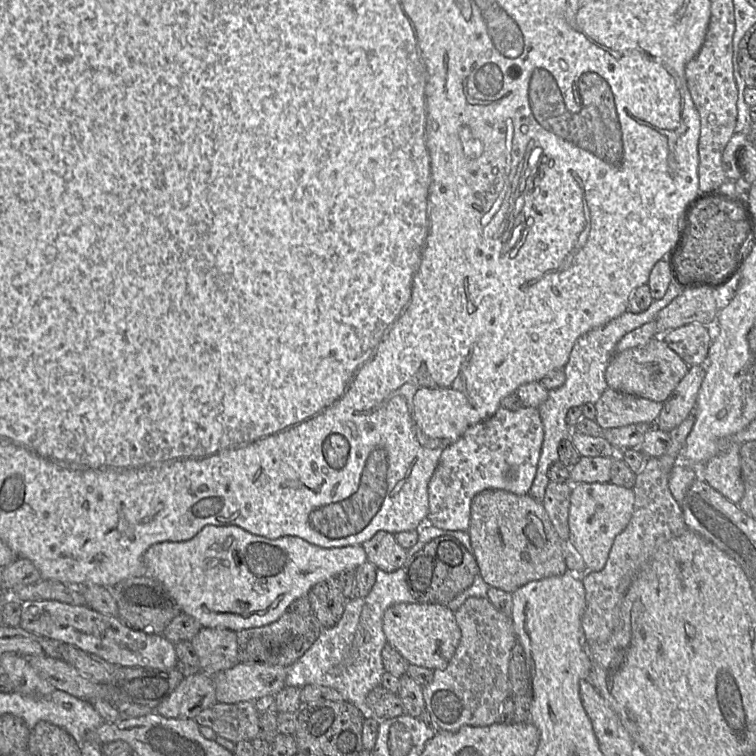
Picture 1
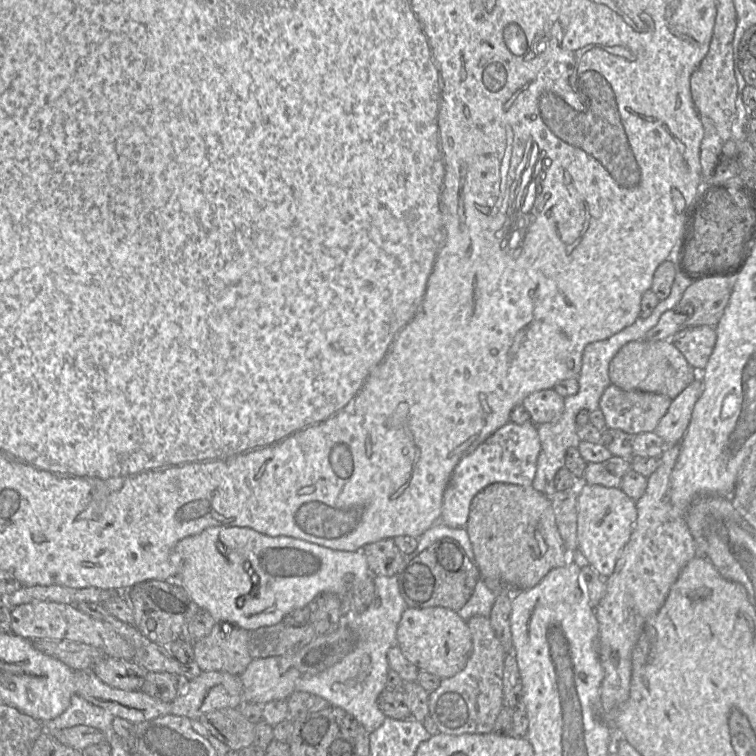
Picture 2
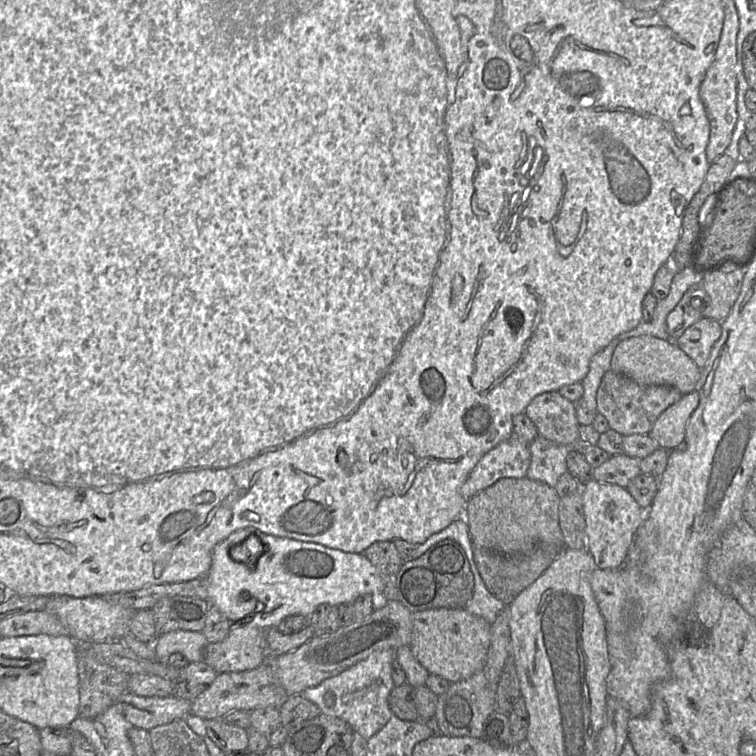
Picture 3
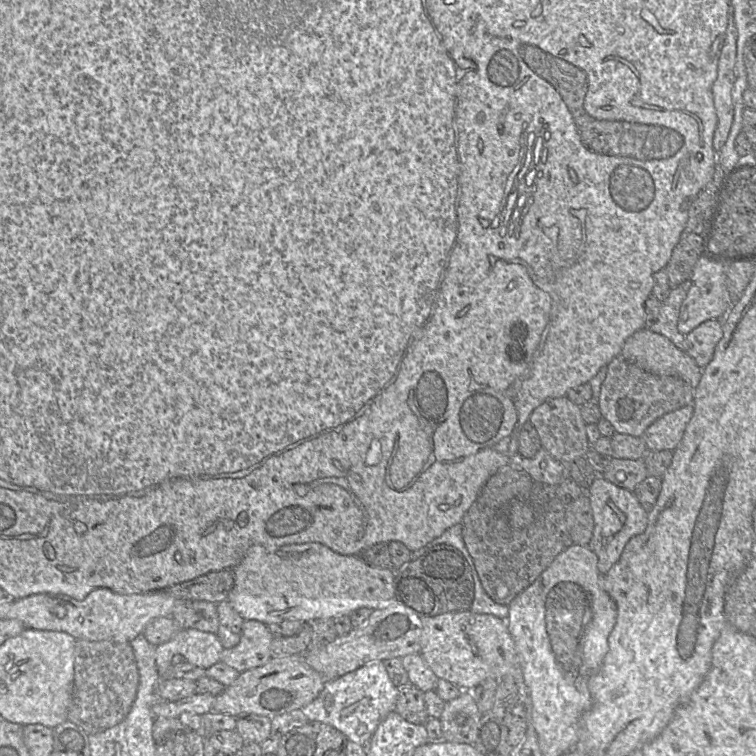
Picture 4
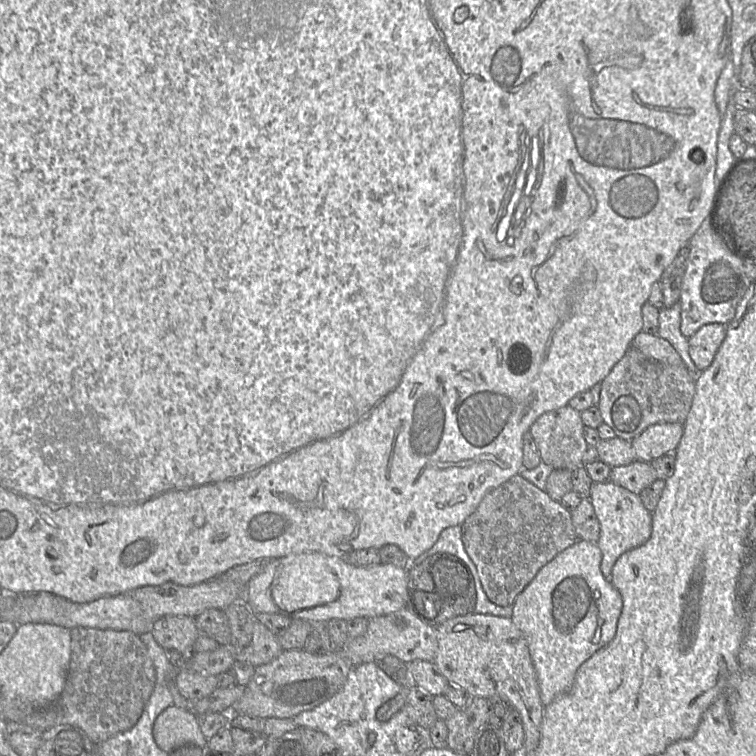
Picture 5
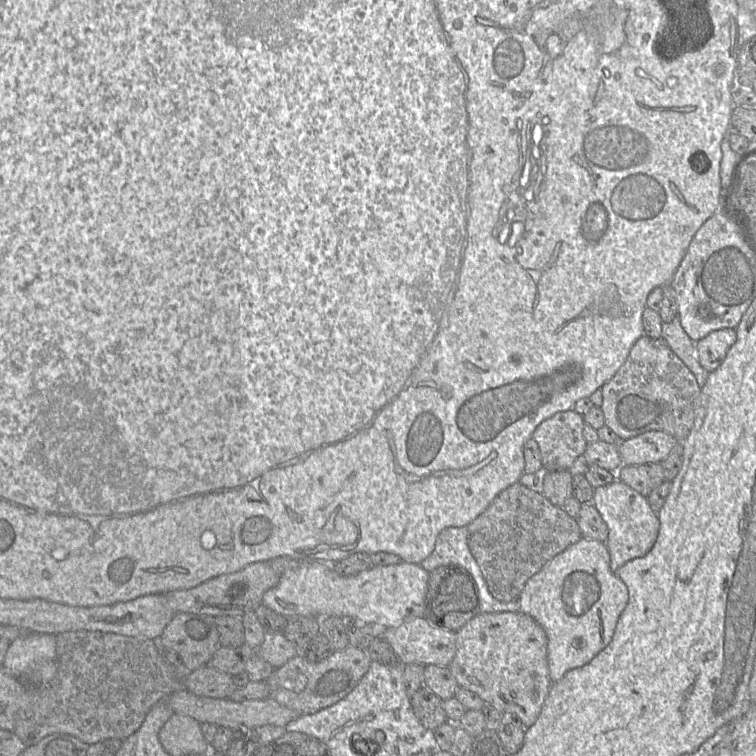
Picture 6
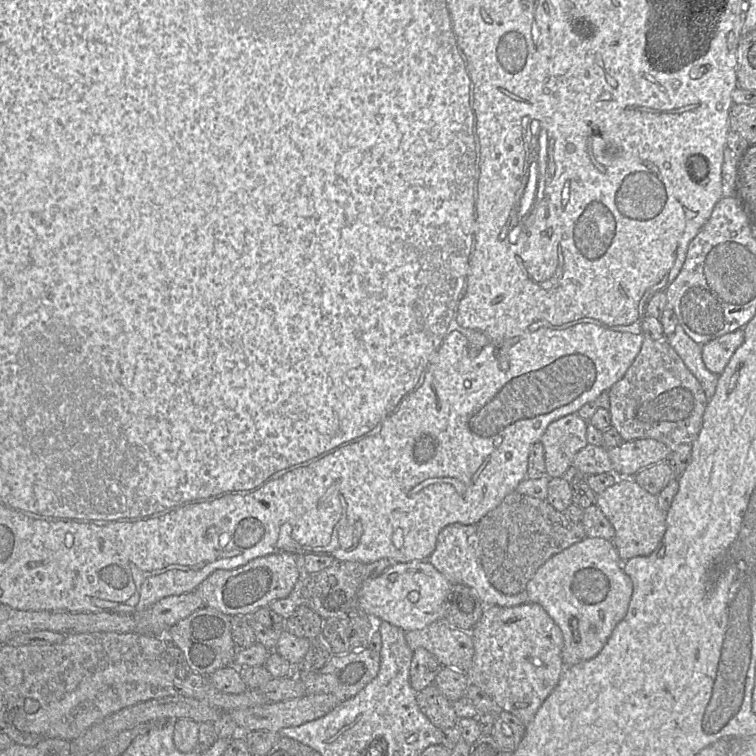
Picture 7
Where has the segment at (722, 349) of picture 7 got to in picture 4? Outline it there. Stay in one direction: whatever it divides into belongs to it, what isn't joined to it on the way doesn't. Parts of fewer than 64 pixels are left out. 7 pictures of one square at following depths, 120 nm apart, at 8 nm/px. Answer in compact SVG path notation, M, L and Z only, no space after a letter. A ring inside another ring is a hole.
M710 319L694 328L685 336L685 352L702 369L711 361L715 347L723 336L719 320Z

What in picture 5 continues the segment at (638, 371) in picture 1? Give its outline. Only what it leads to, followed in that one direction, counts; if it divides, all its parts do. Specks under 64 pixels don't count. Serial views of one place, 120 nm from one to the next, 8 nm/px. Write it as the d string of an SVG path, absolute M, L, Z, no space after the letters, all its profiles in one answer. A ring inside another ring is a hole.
M641 331L634 337L631 346L653 361L674 366L685 365L675 348L657 334Z

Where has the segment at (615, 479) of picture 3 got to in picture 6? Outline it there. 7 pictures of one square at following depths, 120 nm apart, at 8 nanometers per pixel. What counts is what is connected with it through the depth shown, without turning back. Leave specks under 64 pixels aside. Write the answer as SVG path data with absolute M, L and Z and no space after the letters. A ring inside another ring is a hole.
M660 463L622 465L616 472L616 479L646 498L665 480Z

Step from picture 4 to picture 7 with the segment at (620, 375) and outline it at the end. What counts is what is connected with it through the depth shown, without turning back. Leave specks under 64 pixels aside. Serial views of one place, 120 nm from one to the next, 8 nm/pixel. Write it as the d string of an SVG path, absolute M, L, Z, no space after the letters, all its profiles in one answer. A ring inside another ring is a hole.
M644 338L642 347L625 375L609 389L611 426L623 441L651 438L665 444L671 451L681 444L692 444L697 438L708 399L704 390L681 357L666 339Z

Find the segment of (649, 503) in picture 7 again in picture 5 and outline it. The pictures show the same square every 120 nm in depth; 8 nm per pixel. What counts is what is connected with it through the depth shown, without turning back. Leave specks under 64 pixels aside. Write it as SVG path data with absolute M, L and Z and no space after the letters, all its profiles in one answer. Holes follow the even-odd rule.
M610 480L592 483L589 498L600 525L599 539L596 542L601 550L601 572L606 580L610 580L612 568L617 559L625 552L643 545L651 536L652 513L648 511L639 495Z

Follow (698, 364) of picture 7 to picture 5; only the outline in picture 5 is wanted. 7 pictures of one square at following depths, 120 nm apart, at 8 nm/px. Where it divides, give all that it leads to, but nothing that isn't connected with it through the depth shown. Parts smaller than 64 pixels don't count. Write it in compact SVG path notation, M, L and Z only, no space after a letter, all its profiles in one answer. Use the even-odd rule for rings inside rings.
M676 302L671 307L664 307L659 311L659 326L657 335L666 339L678 352L687 370L692 375L698 375L699 371L689 354L688 338L680 330L681 304Z

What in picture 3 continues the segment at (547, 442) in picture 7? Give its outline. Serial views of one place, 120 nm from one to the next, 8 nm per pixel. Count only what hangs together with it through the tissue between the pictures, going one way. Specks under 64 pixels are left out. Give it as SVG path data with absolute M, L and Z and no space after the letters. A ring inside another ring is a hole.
M558 391L544 392L534 397L525 414L535 424L540 436L560 445L574 448L580 445L576 404Z

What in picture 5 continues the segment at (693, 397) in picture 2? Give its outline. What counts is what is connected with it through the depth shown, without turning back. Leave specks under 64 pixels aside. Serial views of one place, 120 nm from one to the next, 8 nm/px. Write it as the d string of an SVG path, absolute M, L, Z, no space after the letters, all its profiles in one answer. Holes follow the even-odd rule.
M657 423L631 441L636 460L652 462L677 448L684 432L681 423Z

